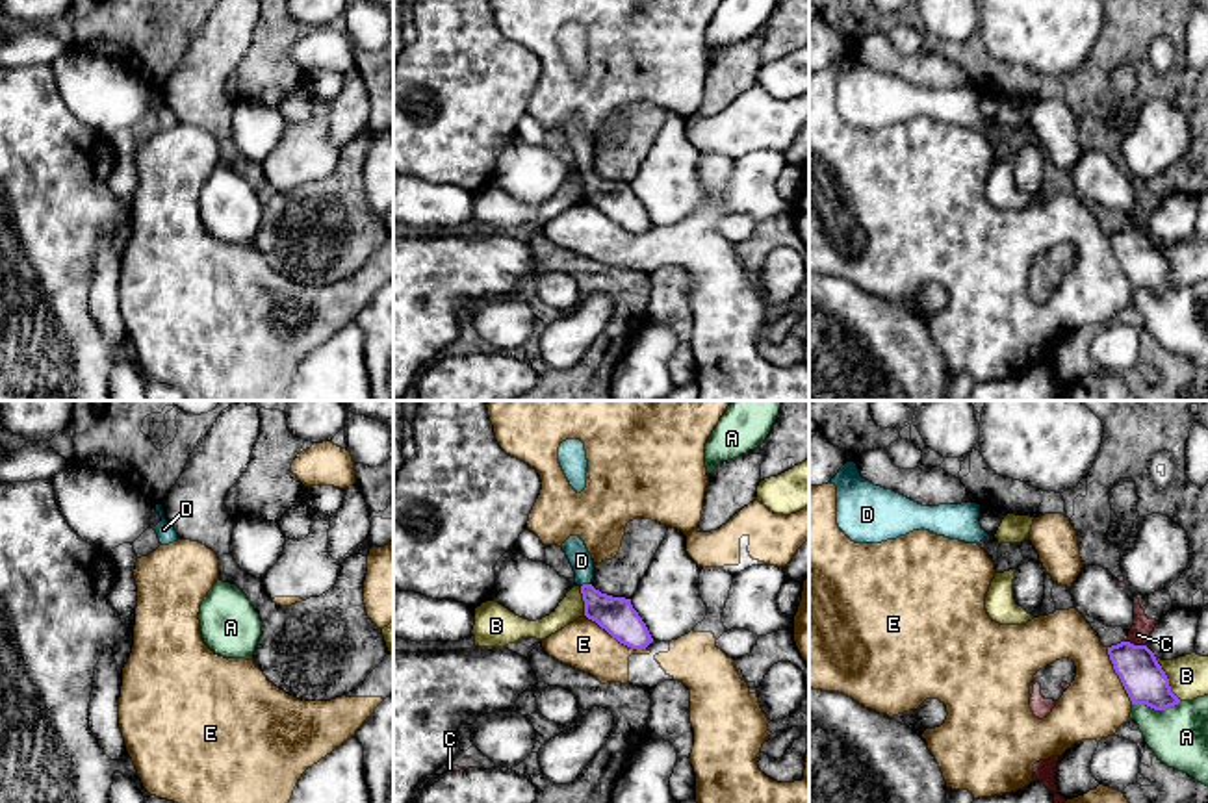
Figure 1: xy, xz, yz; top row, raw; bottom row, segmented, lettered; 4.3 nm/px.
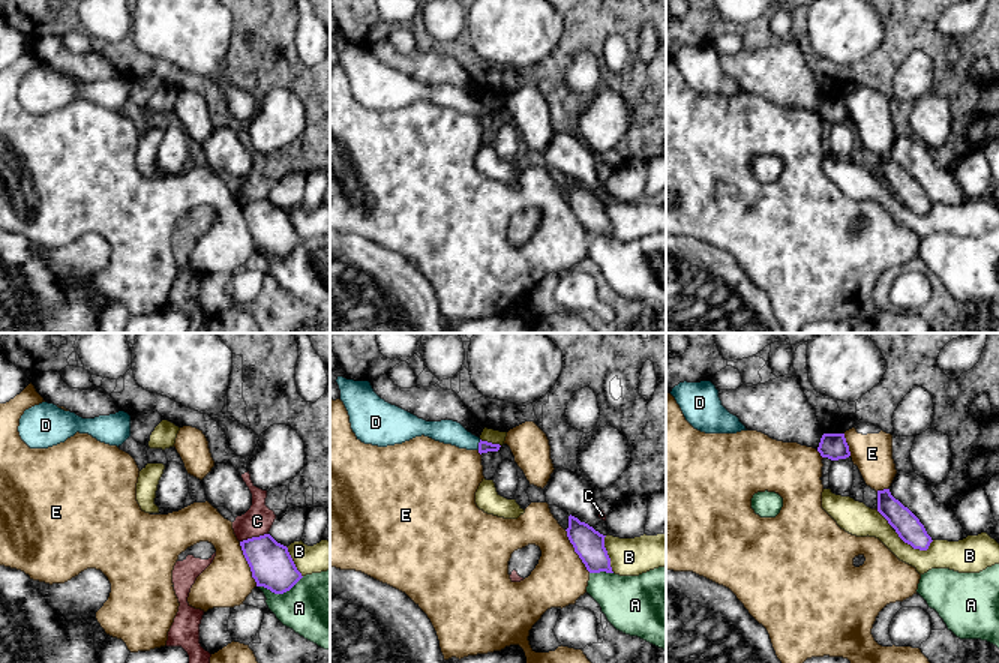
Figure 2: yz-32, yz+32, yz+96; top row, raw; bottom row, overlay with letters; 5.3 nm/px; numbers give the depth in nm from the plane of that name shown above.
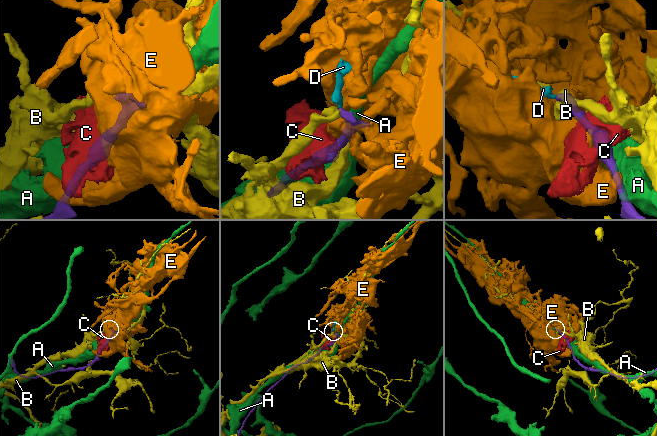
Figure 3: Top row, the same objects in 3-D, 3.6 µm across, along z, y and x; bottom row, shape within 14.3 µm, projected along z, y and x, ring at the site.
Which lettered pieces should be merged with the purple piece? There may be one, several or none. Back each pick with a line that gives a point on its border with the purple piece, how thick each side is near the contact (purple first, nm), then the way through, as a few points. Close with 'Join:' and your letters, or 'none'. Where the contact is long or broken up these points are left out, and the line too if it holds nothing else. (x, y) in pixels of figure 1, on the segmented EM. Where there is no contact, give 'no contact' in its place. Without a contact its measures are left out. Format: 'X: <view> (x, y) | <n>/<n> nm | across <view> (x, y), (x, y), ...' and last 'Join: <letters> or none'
D: xz (585, 585) | 160/100 nm | across xz (615, 614), (585, 585), (581, 560)
Join: D

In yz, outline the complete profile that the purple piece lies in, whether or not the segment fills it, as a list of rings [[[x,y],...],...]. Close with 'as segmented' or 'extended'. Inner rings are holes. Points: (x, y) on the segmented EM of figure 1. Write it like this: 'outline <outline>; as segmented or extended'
outline [[[1121,642],[1108,647],[1108,655],[1132,705],[1165,710],[1180,703],[1171,692],[1165,671],[1147,645]]]; as segmented

